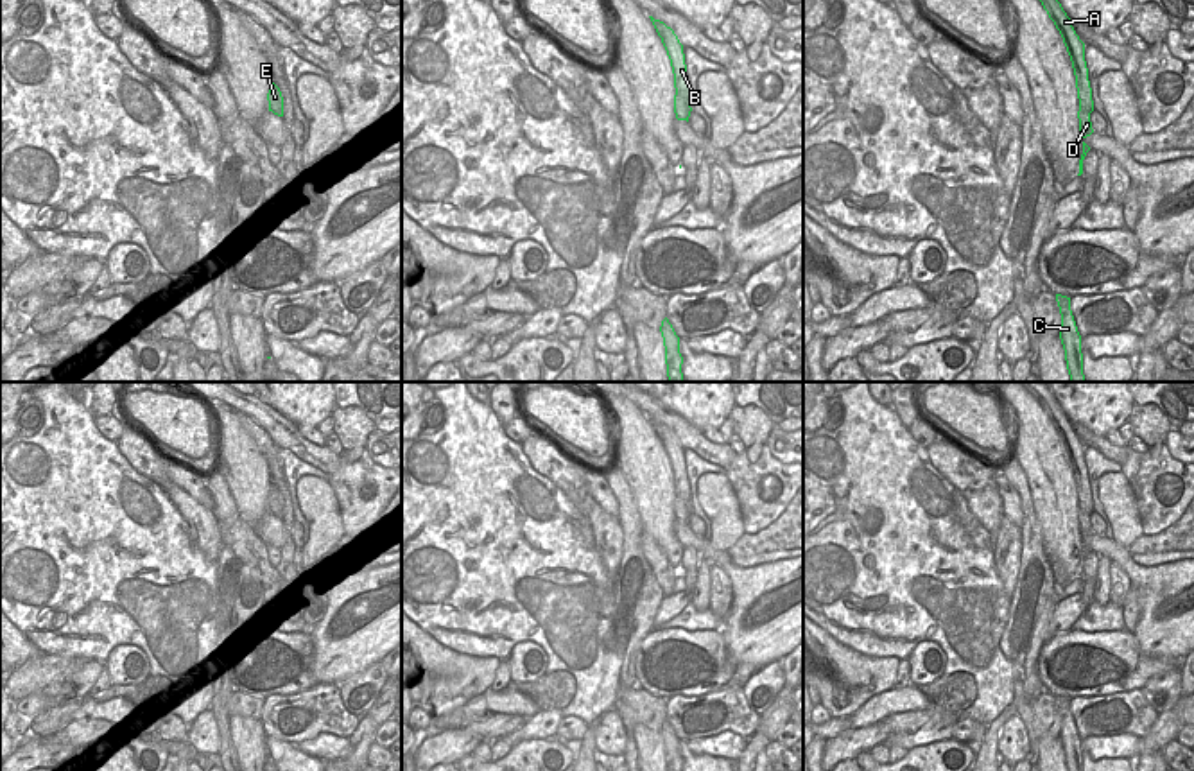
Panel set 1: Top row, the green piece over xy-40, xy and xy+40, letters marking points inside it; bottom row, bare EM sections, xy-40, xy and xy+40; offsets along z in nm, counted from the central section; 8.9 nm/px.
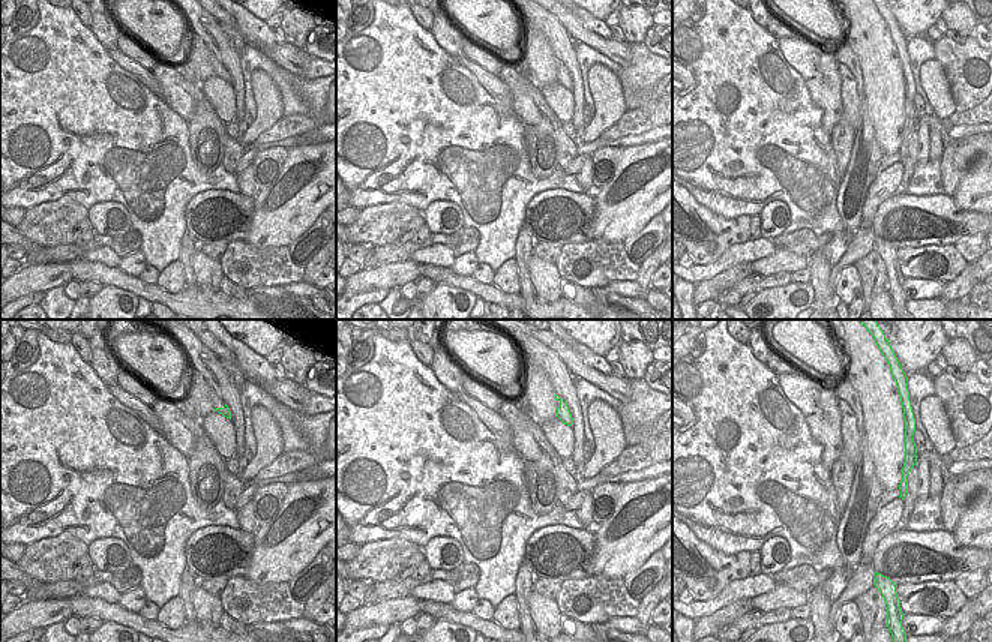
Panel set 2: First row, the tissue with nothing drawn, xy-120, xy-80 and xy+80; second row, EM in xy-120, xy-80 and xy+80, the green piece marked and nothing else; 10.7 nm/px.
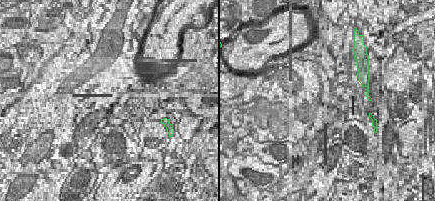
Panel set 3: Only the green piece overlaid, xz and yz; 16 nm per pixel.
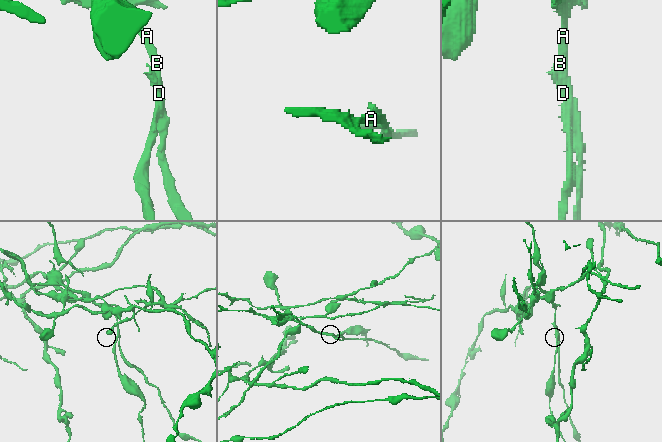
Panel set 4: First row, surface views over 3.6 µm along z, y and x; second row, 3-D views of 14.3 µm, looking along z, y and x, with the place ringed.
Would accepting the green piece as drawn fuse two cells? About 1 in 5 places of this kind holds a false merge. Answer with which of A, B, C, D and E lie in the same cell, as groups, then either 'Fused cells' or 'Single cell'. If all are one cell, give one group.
Groups: A B / C D E. Fused cells.

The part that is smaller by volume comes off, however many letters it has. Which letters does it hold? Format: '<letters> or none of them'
C, D, E.

